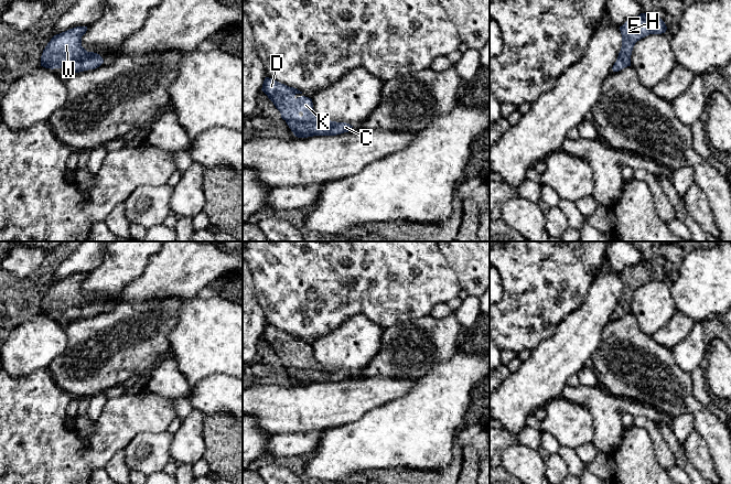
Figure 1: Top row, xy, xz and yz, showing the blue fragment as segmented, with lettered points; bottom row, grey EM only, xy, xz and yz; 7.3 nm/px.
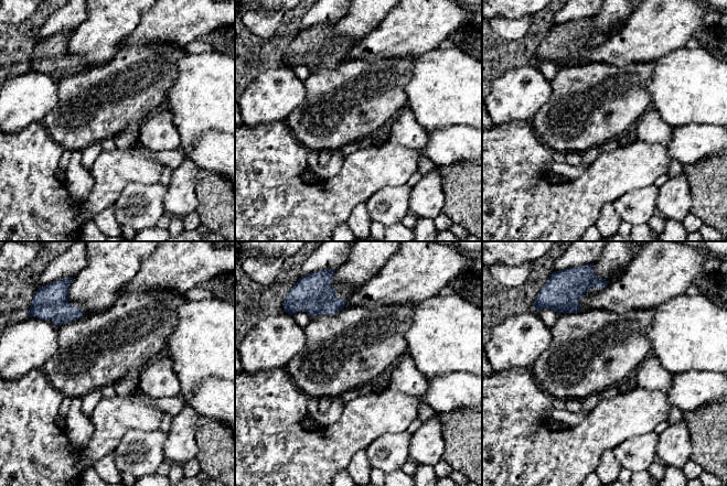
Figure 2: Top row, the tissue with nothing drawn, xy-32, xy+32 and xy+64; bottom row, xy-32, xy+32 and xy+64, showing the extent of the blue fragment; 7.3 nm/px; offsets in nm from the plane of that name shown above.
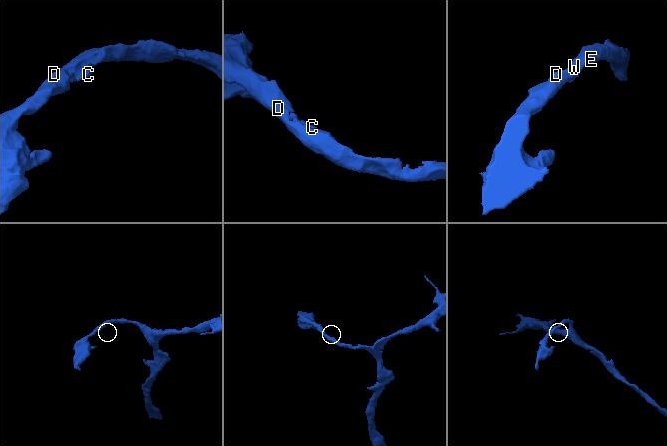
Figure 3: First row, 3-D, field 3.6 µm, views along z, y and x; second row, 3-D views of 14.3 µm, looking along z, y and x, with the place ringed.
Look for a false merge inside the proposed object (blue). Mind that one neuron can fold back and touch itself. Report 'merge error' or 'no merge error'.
no merge error

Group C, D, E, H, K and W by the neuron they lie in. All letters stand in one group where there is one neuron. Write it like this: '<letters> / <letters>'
C D E H K W

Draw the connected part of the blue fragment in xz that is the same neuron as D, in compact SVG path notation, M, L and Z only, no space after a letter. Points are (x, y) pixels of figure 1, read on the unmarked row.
M266 324L261 337L273 349L280 358L281 365L298 385L336 383L352 378L353 373L350 370L325 367L319 364L313 356L311 345L301 343L295 346L297 341L302 341L297 335Z

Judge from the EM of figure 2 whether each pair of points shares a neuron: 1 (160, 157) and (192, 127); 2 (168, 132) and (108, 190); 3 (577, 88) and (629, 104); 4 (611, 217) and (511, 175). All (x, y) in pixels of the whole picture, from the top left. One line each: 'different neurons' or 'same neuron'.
1: different neurons
2: different neurons
3: same neuron
4: different neurons

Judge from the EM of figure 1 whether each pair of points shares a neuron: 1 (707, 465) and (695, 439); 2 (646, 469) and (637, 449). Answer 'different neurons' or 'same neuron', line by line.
1: same neuron
2: same neuron

